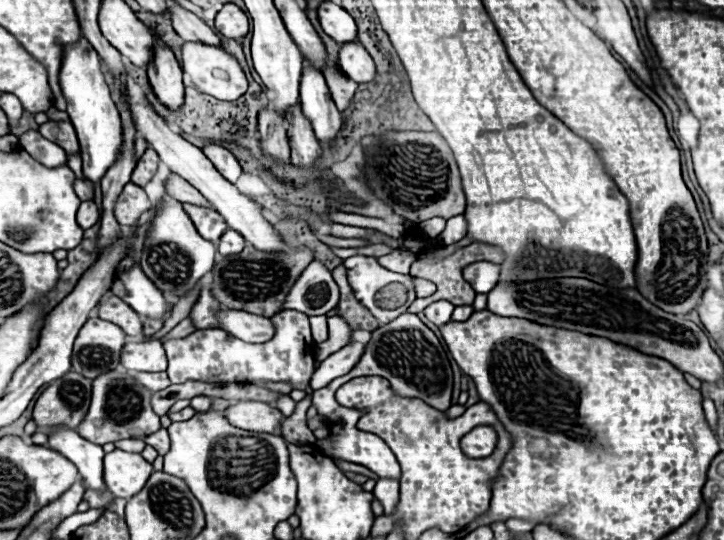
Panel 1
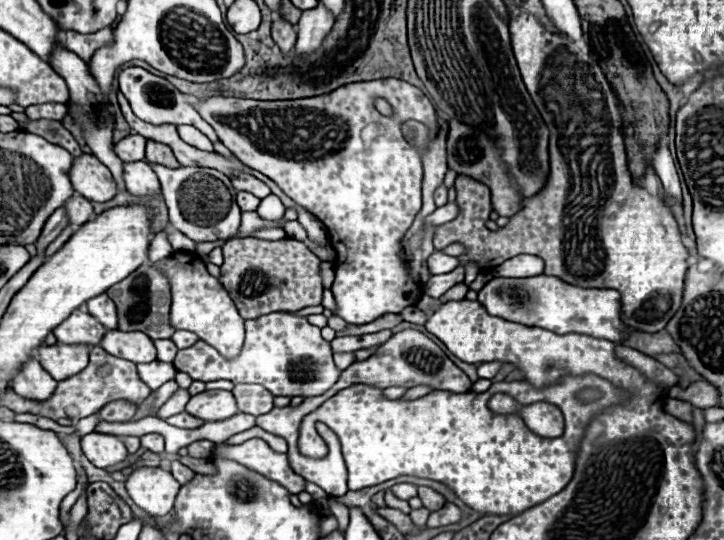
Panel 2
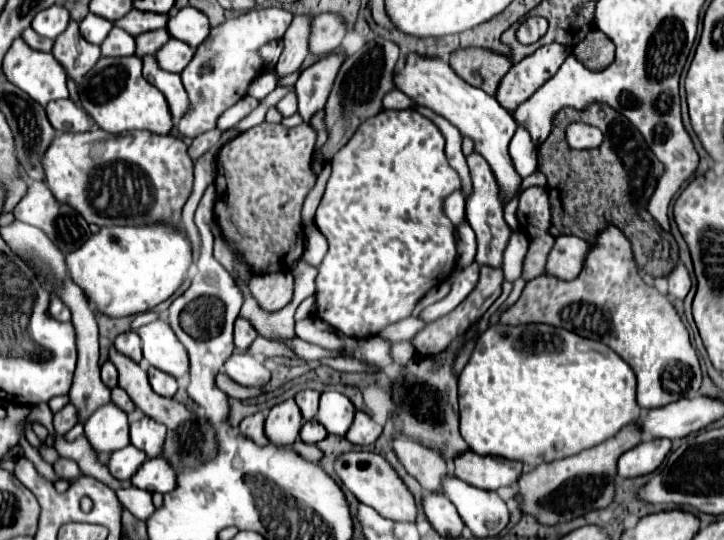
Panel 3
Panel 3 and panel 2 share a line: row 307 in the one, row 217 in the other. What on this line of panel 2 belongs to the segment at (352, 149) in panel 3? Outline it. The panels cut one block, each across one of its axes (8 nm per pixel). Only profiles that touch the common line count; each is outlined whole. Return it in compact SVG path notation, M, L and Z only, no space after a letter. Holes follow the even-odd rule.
M384 78L384 80L368 80L368 82L354 82L354 84L346 84L344 88L338 88L330 94L322 94L322 96L312 96L310 100L274 100L274 102L262 102L262 100L246 100L246 98L232 98L232 96L210 96L200 100L198 104L198 114L214 128L214 132L218 134L220 142L234 154L238 156L246 166L266 174L268 178L272 178L294 202L298 202L298 206L302 206L304 210L308 210L310 214L314 214L330 232L330 244L336 250L336 280L332 284L332 294L336 298L338 304L338 316L344 318L348 324L370 324L374 320L378 320L384 314L400 314L404 308L414 306L420 296L422 296L422 286L420 282L416 282L410 276L410 266L408 260L402 256L402 238L406 234L406 230L412 226L414 216L420 212L422 208L422 148L412 146L410 142L404 140L402 132L400 132L400 124L406 120L416 120L428 126L430 130L430 138L436 136L438 130L438 116L436 110L432 106L432 102L428 100L428 96L424 96L424 92L404 80L396 80L396 78ZM376 98L384 98L394 106L394 118L382 116L376 108L374 108L374 100Z

